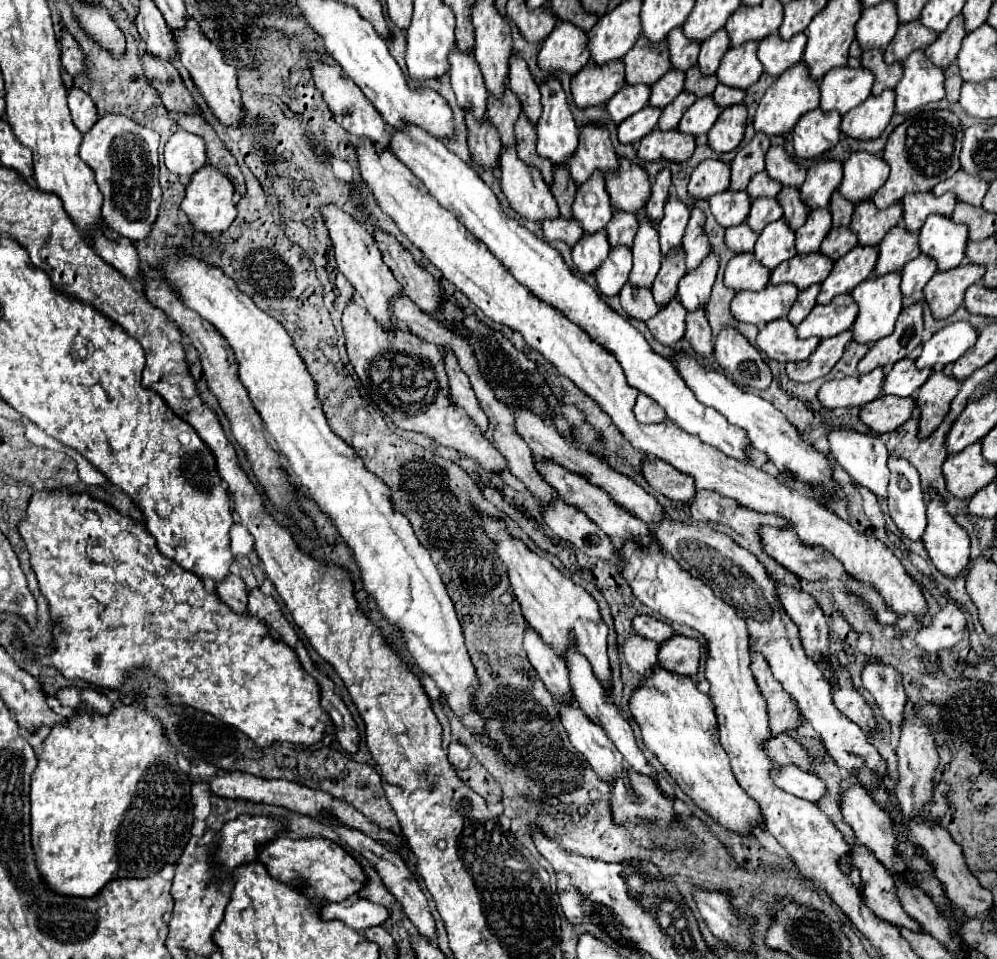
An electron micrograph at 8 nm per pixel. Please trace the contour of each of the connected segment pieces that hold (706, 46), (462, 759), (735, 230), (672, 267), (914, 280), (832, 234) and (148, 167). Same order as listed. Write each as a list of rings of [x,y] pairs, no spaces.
[[[717,30],[707,42],[701,42],[701,52],[699,52],[699,68],[703,74],[715,74],[719,68],[719,62],[723,54],[729,50],[729,38],[727,30]]]
[[[453,742],[453,744],[449,746],[449,750],[447,750],[447,756],[449,756],[449,762],[451,762],[457,770],[461,770],[461,768],[467,768],[467,766],[469,766],[469,760],[471,760],[473,754],[471,754],[463,744]]]
[[[747,222],[739,224],[739,226],[733,226],[733,228],[727,228],[727,234],[725,234],[725,244],[735,252],[751,252],[755,242],[757,242],[759,234],[755,230],[749,228]]]
[[[683,248],[675,250],[675,254],[667,254],[661,260],[661,270],[653,282],[653,298],[659,306],[665,306],[677,294],[677,282],[685,276],[685,254]]]
[[[919,254],[915,260],[911,260],[903,270],[901,278],[901,292],[903,296],[911,296],[915,290],[923,290],[923,286],[933,278],[935,274],[935,262],[927,258],[927,254]]]
[[[831,228],[821,244],[821,254],[829,256],[831,260],[839,260],[851,248],[857,246],[857,236],[849,228]]]
[[[79,88],[69,92],[69,110],[75,128],[85,134],[81,142],[81,160],[95,172],[95,182],[103,194],[101,216],[103,222],[117,230],[121,236],[139,242],[151,232],[159,204],[161,204],[161,186],[159,186],[159,134],[155,130],[143,128],[127,116],[97,116],[91,96]]]

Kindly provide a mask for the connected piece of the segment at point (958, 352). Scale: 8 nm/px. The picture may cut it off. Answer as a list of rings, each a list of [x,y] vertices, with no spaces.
[[[957,320],[935,332],[923,342],[923,352],[917,358],[919,368],[939,368],[959,360],[971,346],[975,346],[977,330],[967,320]]]

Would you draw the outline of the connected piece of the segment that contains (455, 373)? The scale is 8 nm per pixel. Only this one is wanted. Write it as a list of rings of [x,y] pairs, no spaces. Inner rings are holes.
[[[449,350],[445,354],[445,370],[449,374],[449,386],[451,386],[451,396],[453,396],[455,404],[461,406],[469,414],[469,418],[481,428],[481,432],[485,432],[487,426],[489,426],[487,414],[481,410],[481,406],[479,406],[479,402],[475,398],[475,392],[473,392],[473,388],[469,384],[467,374],[459,368],[457,358]]]

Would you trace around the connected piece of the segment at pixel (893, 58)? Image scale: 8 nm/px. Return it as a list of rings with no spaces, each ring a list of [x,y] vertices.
[[[919,20],[899,24],[895,38],[889,42],[885,50],[885,62],[903,62],[913,50],[925,50],[931,42],[935,42],[937,34],[933,30],[927,30]]]

